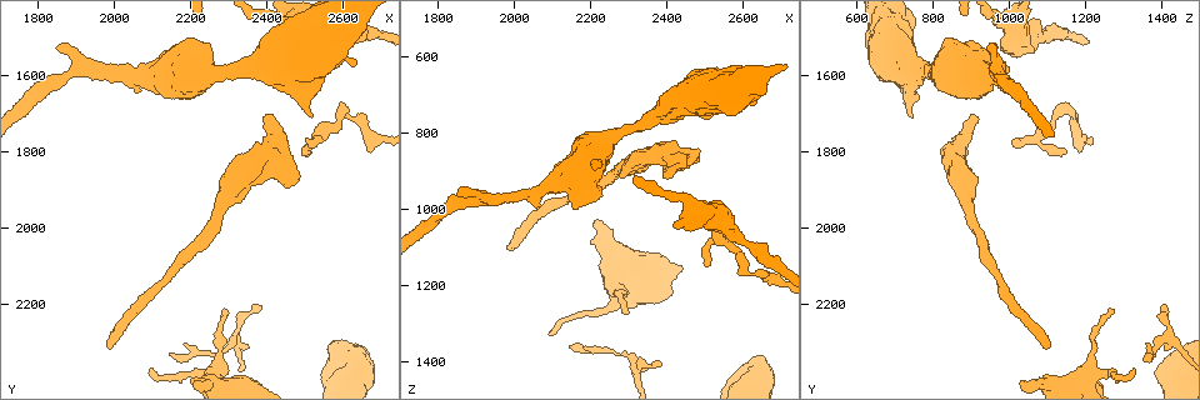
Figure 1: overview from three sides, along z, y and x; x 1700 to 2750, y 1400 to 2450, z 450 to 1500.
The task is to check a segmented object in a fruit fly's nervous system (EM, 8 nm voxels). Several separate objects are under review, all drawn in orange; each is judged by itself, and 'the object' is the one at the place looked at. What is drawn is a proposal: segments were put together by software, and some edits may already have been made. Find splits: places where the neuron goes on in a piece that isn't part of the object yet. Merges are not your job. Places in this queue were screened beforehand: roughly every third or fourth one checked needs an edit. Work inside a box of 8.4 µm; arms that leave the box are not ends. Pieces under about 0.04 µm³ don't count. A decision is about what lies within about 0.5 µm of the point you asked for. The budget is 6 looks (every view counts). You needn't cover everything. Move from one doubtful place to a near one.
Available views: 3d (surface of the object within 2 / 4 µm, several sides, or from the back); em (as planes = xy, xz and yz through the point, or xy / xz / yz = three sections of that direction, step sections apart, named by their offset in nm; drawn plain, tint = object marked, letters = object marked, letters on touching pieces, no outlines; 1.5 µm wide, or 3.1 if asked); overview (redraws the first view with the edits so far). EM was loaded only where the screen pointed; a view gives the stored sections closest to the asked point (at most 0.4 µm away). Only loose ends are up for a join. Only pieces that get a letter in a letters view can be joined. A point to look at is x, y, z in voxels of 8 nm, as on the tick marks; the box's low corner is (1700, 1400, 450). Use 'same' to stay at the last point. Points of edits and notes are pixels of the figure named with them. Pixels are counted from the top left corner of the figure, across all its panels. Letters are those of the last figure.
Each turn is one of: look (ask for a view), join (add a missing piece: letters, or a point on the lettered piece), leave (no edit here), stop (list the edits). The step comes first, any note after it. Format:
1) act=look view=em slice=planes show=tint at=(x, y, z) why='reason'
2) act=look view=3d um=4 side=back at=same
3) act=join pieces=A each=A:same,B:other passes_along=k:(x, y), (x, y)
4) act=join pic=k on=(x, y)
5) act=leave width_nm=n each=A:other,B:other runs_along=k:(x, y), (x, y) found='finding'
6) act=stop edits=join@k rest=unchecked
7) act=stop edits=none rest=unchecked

act=look view=em slice=xz step=8 show=letters at=(1850, 1515, 960) why='free end'

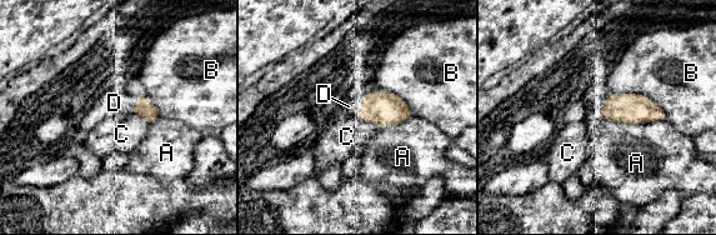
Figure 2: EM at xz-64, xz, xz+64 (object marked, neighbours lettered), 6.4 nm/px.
act=look view=em slice=planes show=letters at=same

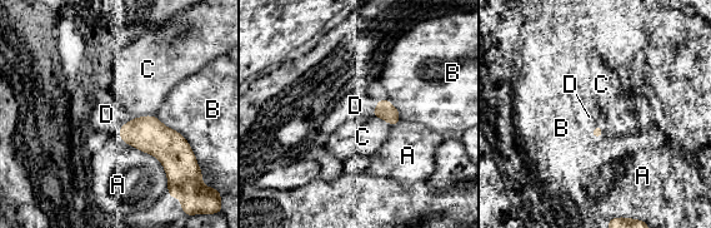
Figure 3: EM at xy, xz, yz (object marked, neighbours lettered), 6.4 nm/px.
act=join pieces=D longest_contact=B:360nm each=A:other,B:other,C:other,D:same found='the neuron continues'

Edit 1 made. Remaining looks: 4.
act=look view=overview

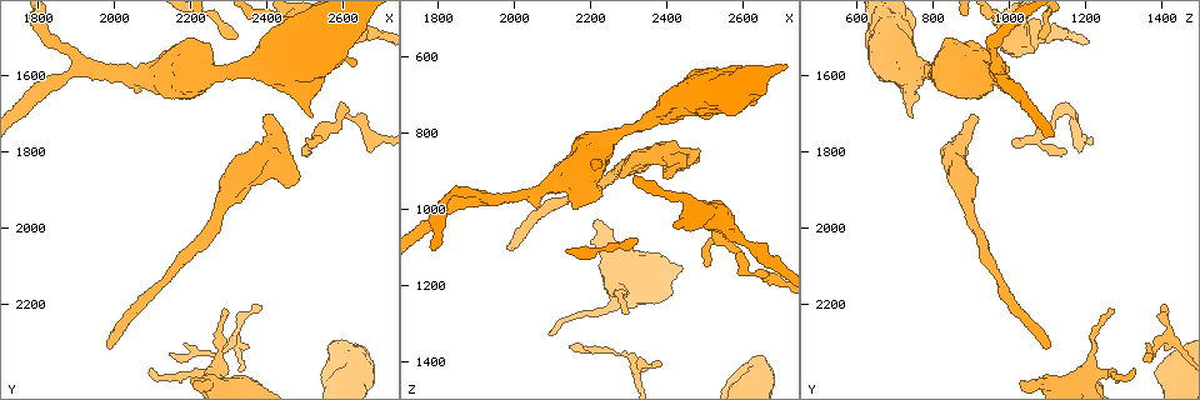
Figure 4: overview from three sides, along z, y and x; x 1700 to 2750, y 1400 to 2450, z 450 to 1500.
act=look view=em slice=xz step=8 show=letters at=(2100, 2370, 1335) why='an open end'

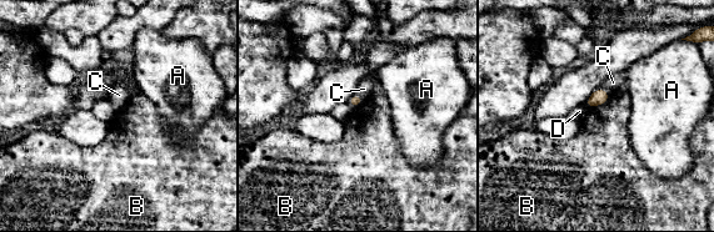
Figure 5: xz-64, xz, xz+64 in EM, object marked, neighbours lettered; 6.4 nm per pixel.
act=look view=em slice=planes show=letters at=same

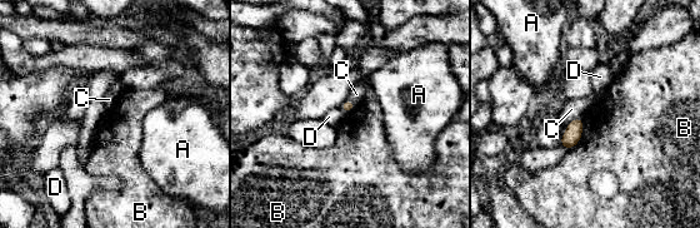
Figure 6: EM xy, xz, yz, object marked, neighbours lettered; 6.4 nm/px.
act=leave each=A:other,B:other,C:other,D:other border=6:(581, 117), (581, 137), (570, 149) found='none of them fits'

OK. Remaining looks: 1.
act=stop edits=join@3 rest=unchecked

